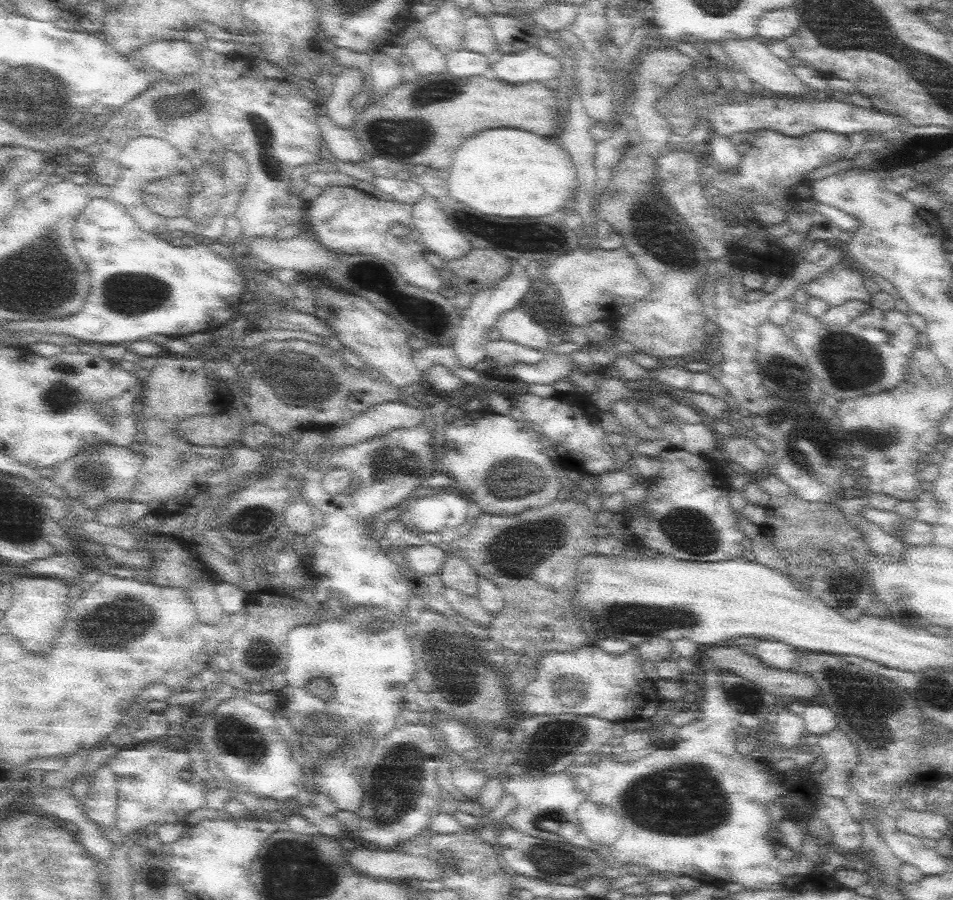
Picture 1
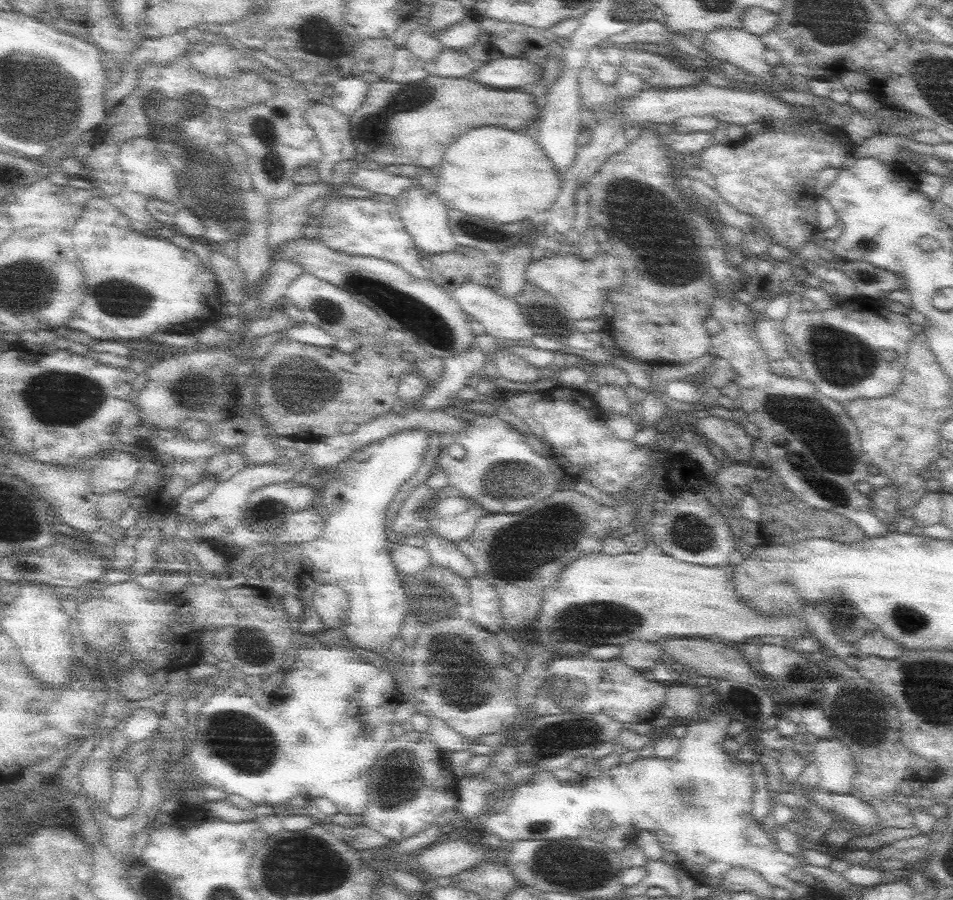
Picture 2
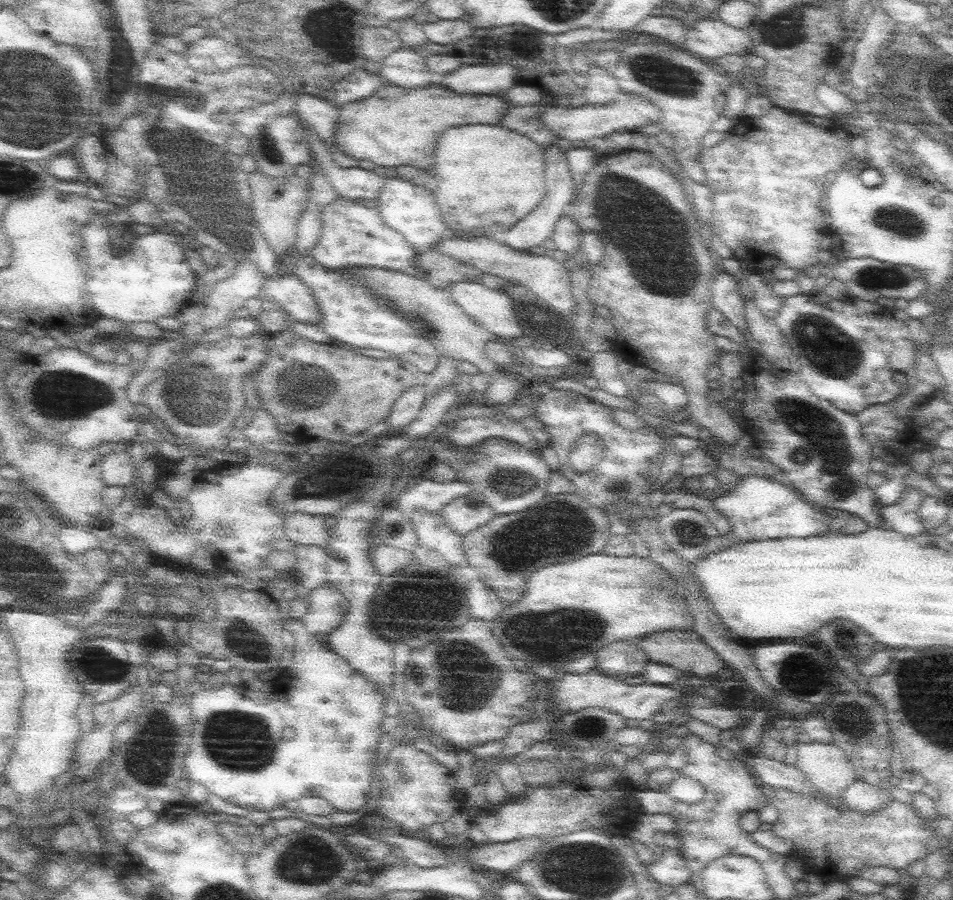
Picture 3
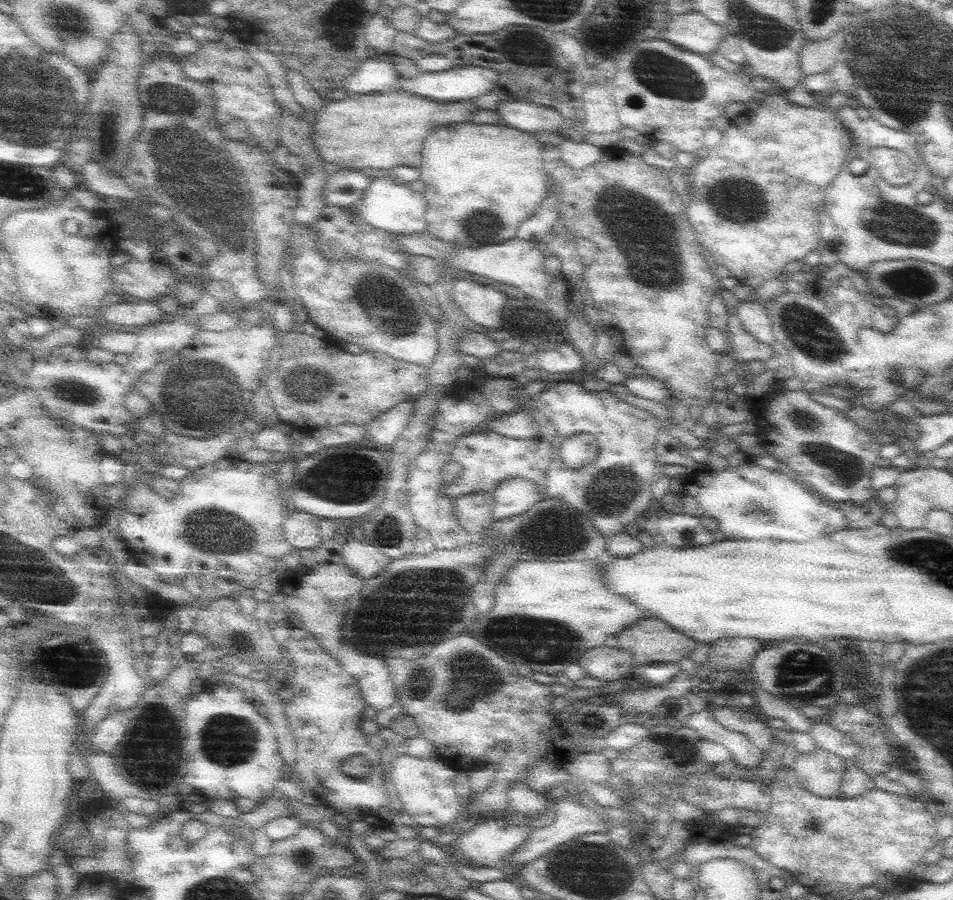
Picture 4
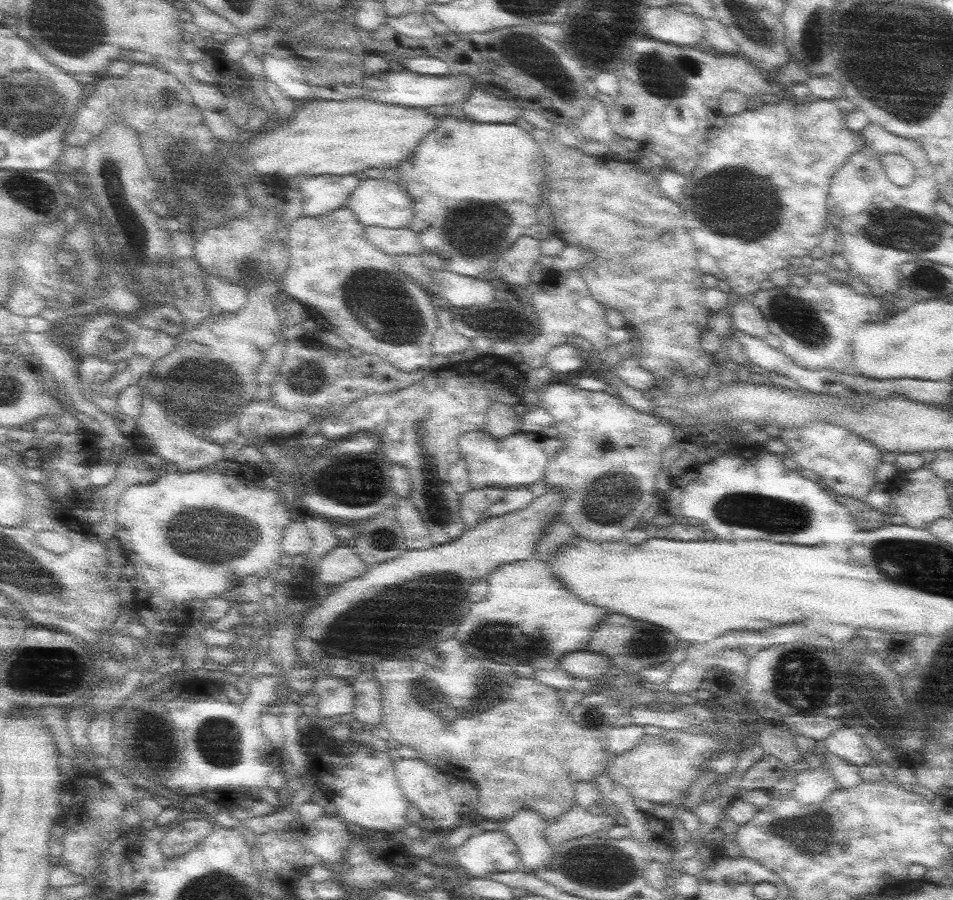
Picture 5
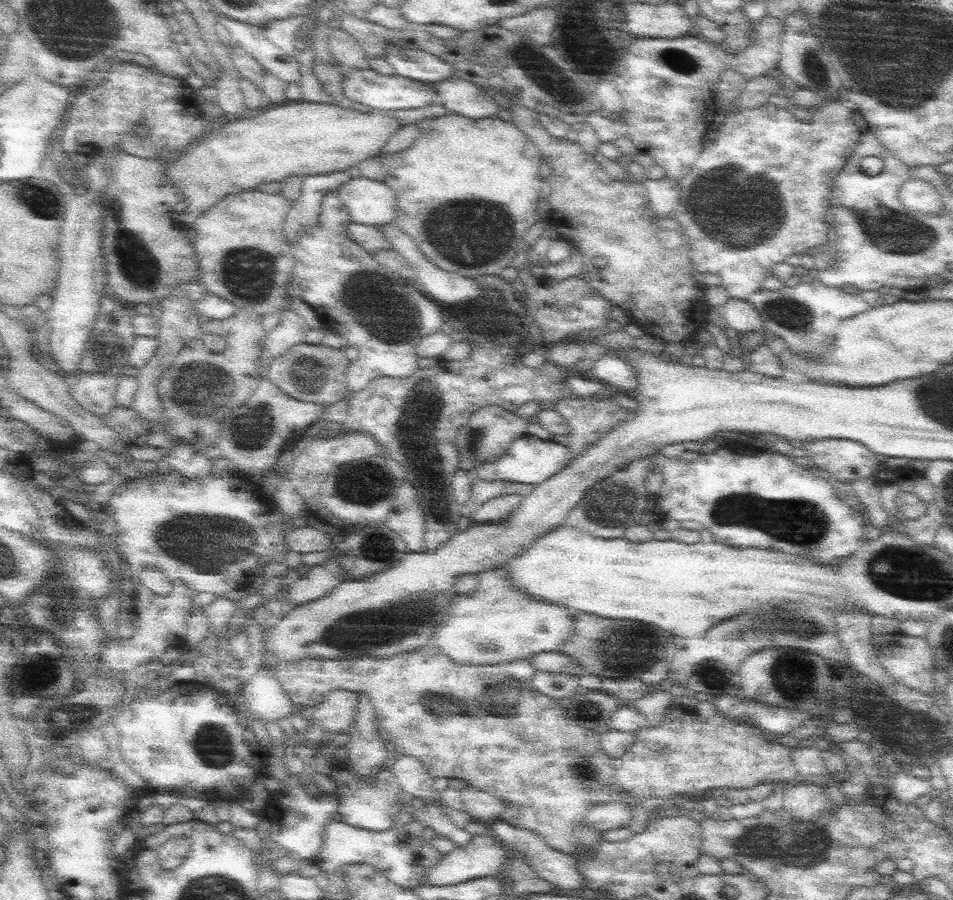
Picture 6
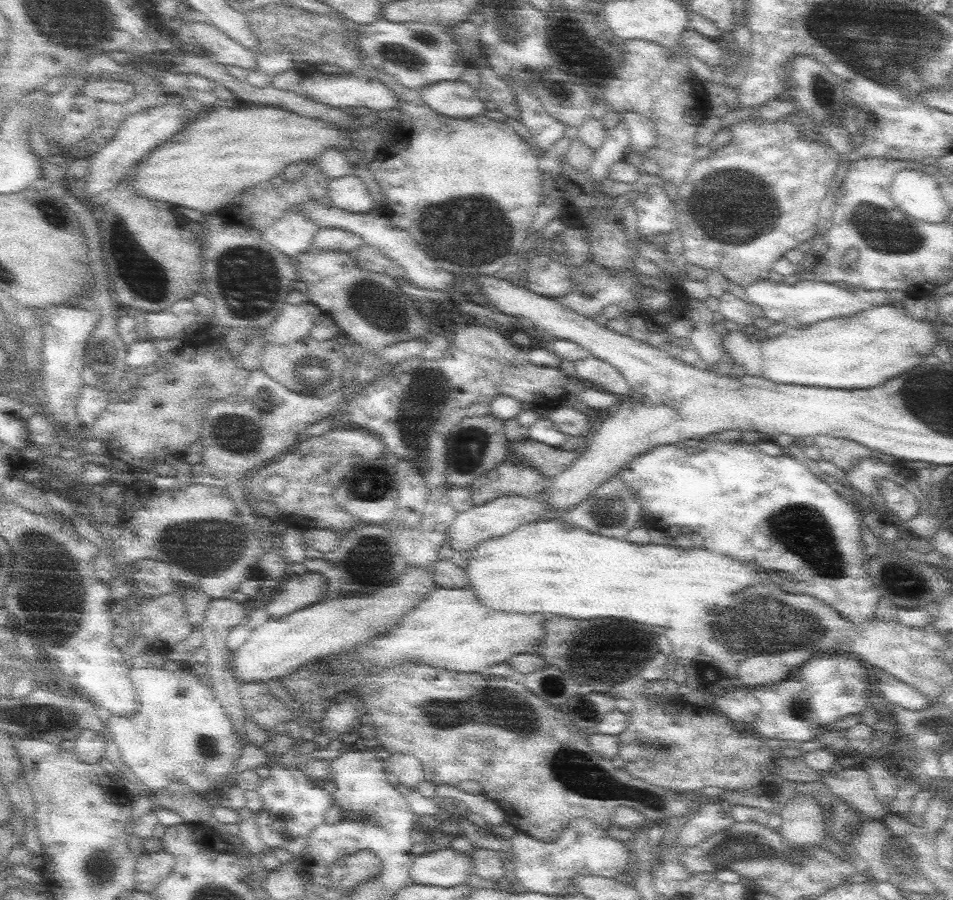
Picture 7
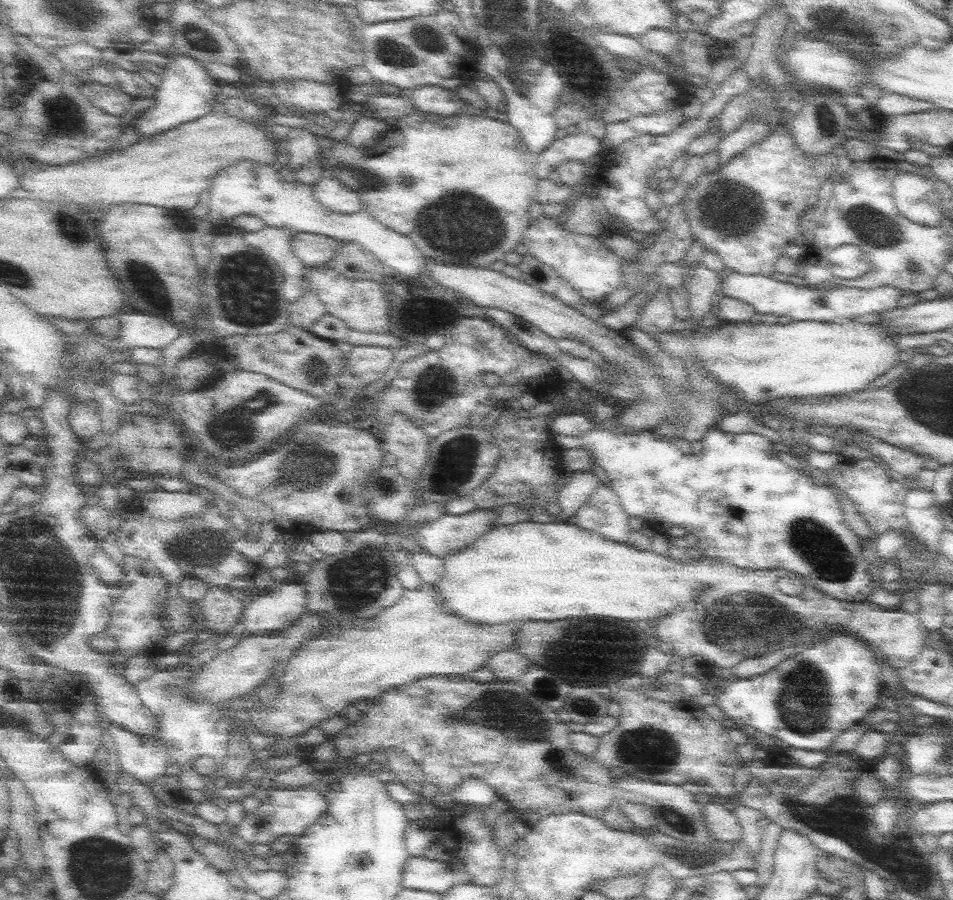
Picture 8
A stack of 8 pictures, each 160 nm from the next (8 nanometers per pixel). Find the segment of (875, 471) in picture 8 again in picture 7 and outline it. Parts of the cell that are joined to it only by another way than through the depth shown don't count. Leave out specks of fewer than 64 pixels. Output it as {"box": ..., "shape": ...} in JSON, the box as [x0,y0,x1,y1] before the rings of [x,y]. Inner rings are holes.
{"box":[877,480,919,522],"shape":[[[879,480],[877,482],[879,493],[884,495],[887,507],[899,516],[899,519],[908,522],[919,512],[919,500],[906,487],[895,480]]]}

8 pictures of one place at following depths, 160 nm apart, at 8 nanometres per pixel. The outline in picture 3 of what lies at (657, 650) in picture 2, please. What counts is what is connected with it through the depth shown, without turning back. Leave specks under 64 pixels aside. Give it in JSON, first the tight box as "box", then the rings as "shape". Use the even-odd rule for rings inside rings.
{"box":[594,639,648,680],"shape":[[[636,639],[612,642],[596,651],[594,656],[596,667],[618,680],[643,675],[648,664],[648,658]]]}

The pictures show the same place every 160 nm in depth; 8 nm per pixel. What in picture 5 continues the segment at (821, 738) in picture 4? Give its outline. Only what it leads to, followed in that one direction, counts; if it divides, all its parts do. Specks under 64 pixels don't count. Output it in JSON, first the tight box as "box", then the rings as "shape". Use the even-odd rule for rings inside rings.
{"box":[824,726,878,767],"shape":[[[844,726],[826,737],[824,742],[827,753],[844,758],[855,766],[863,767],[878,763],[865,740],[854,729]]]}

